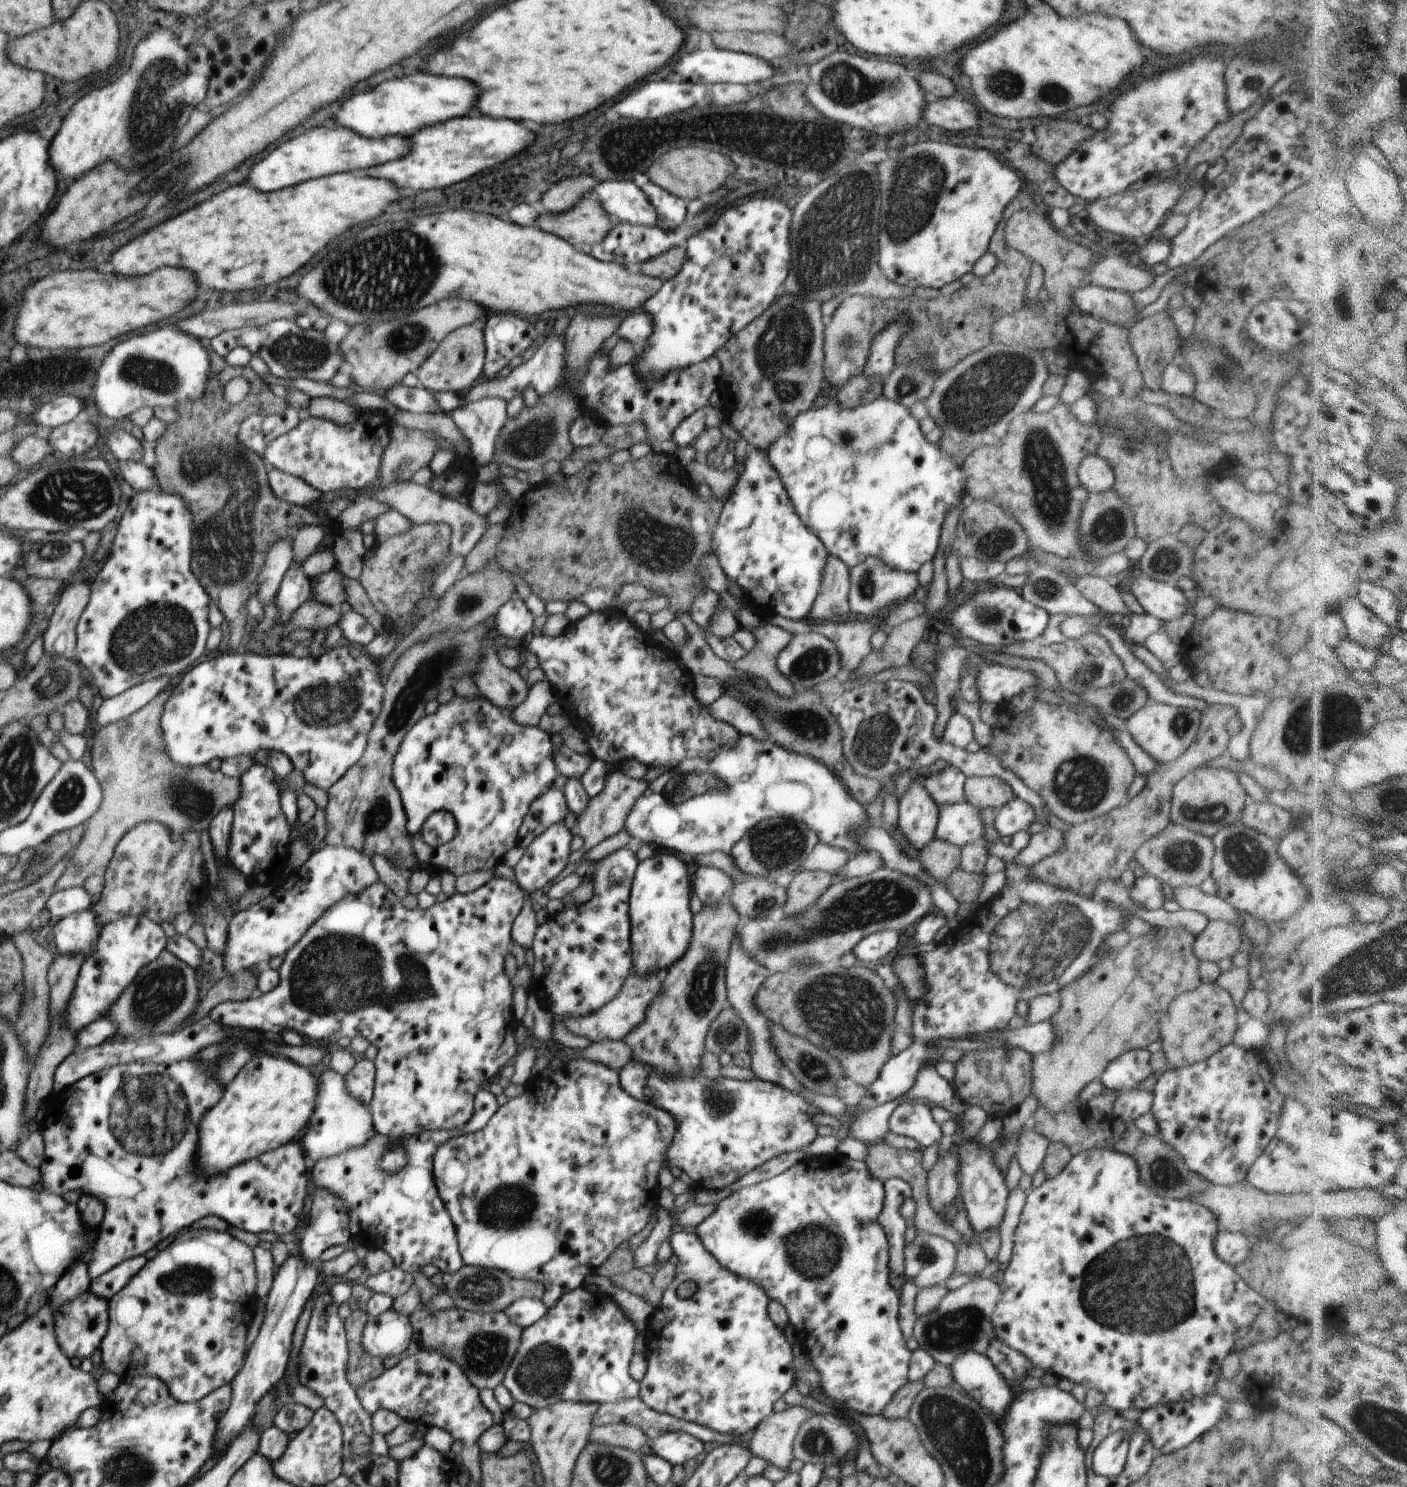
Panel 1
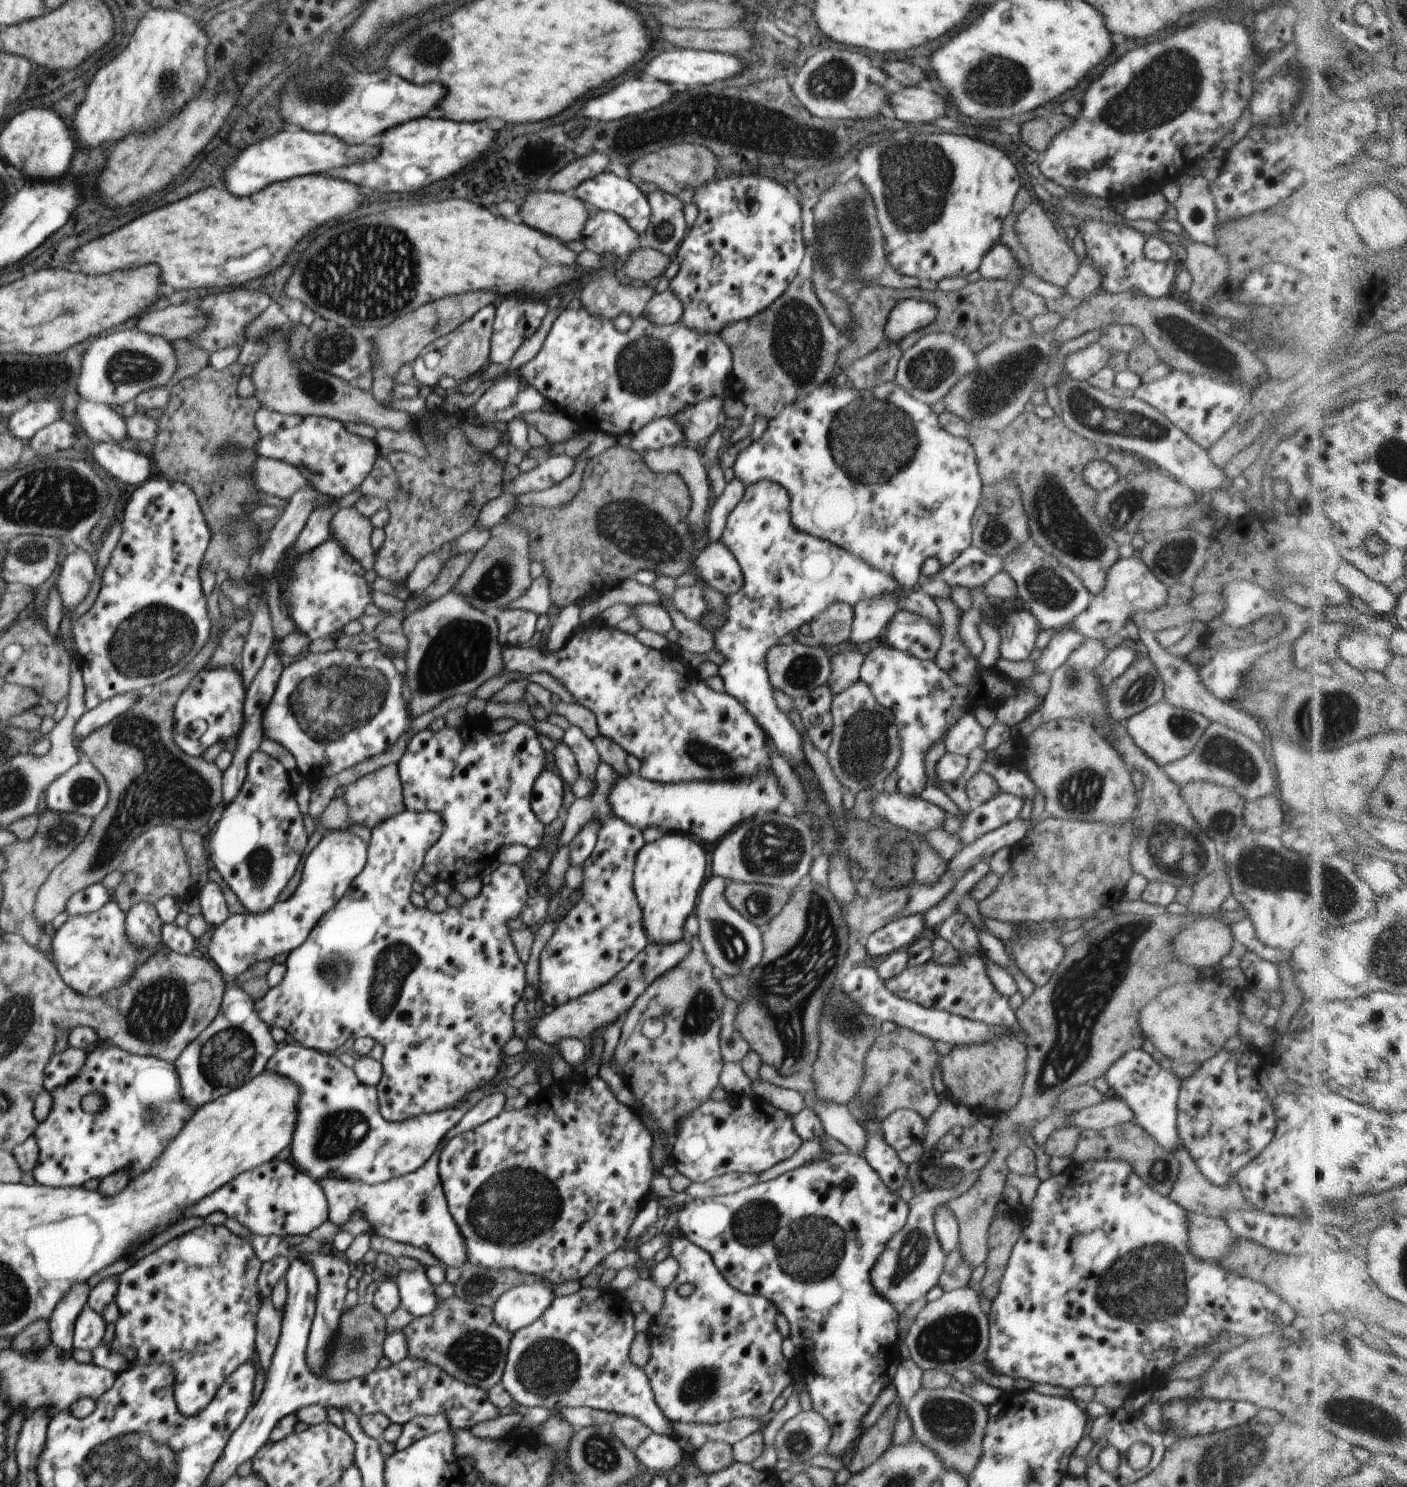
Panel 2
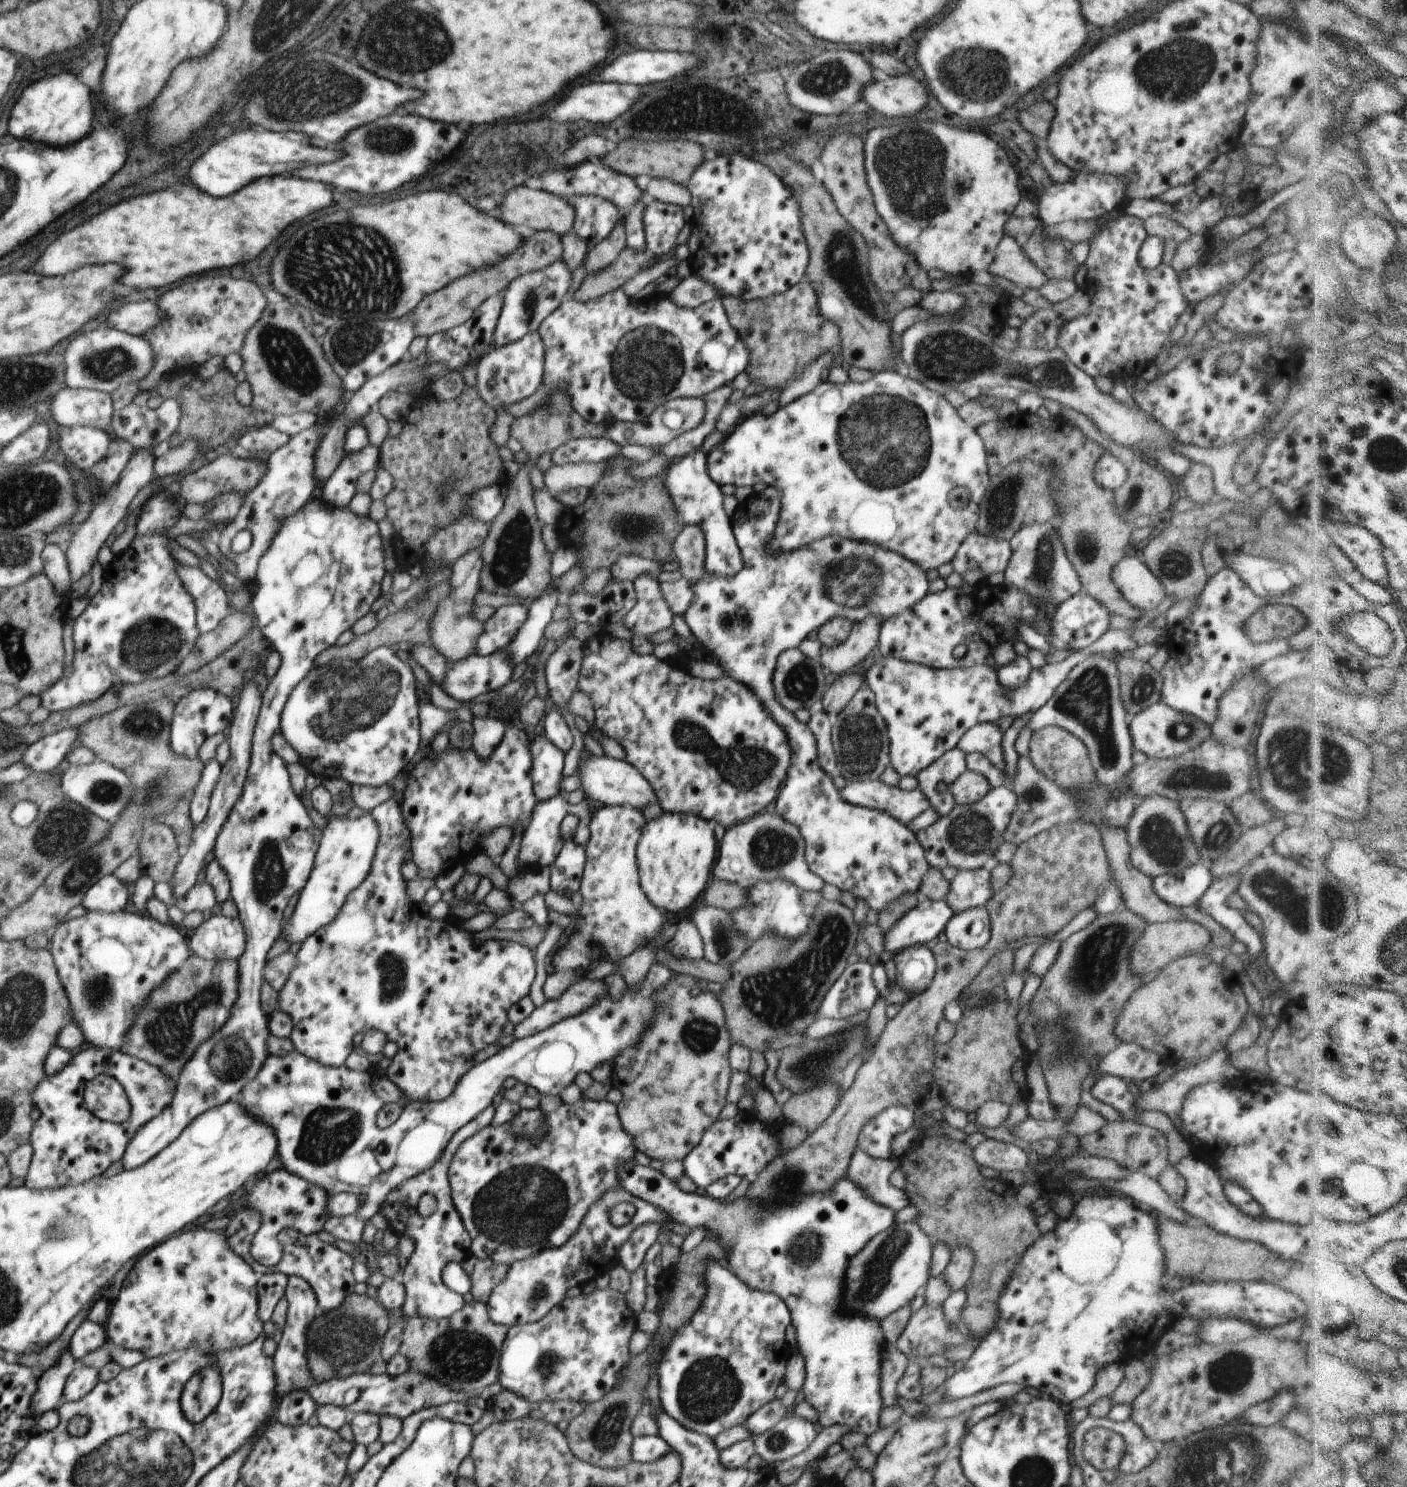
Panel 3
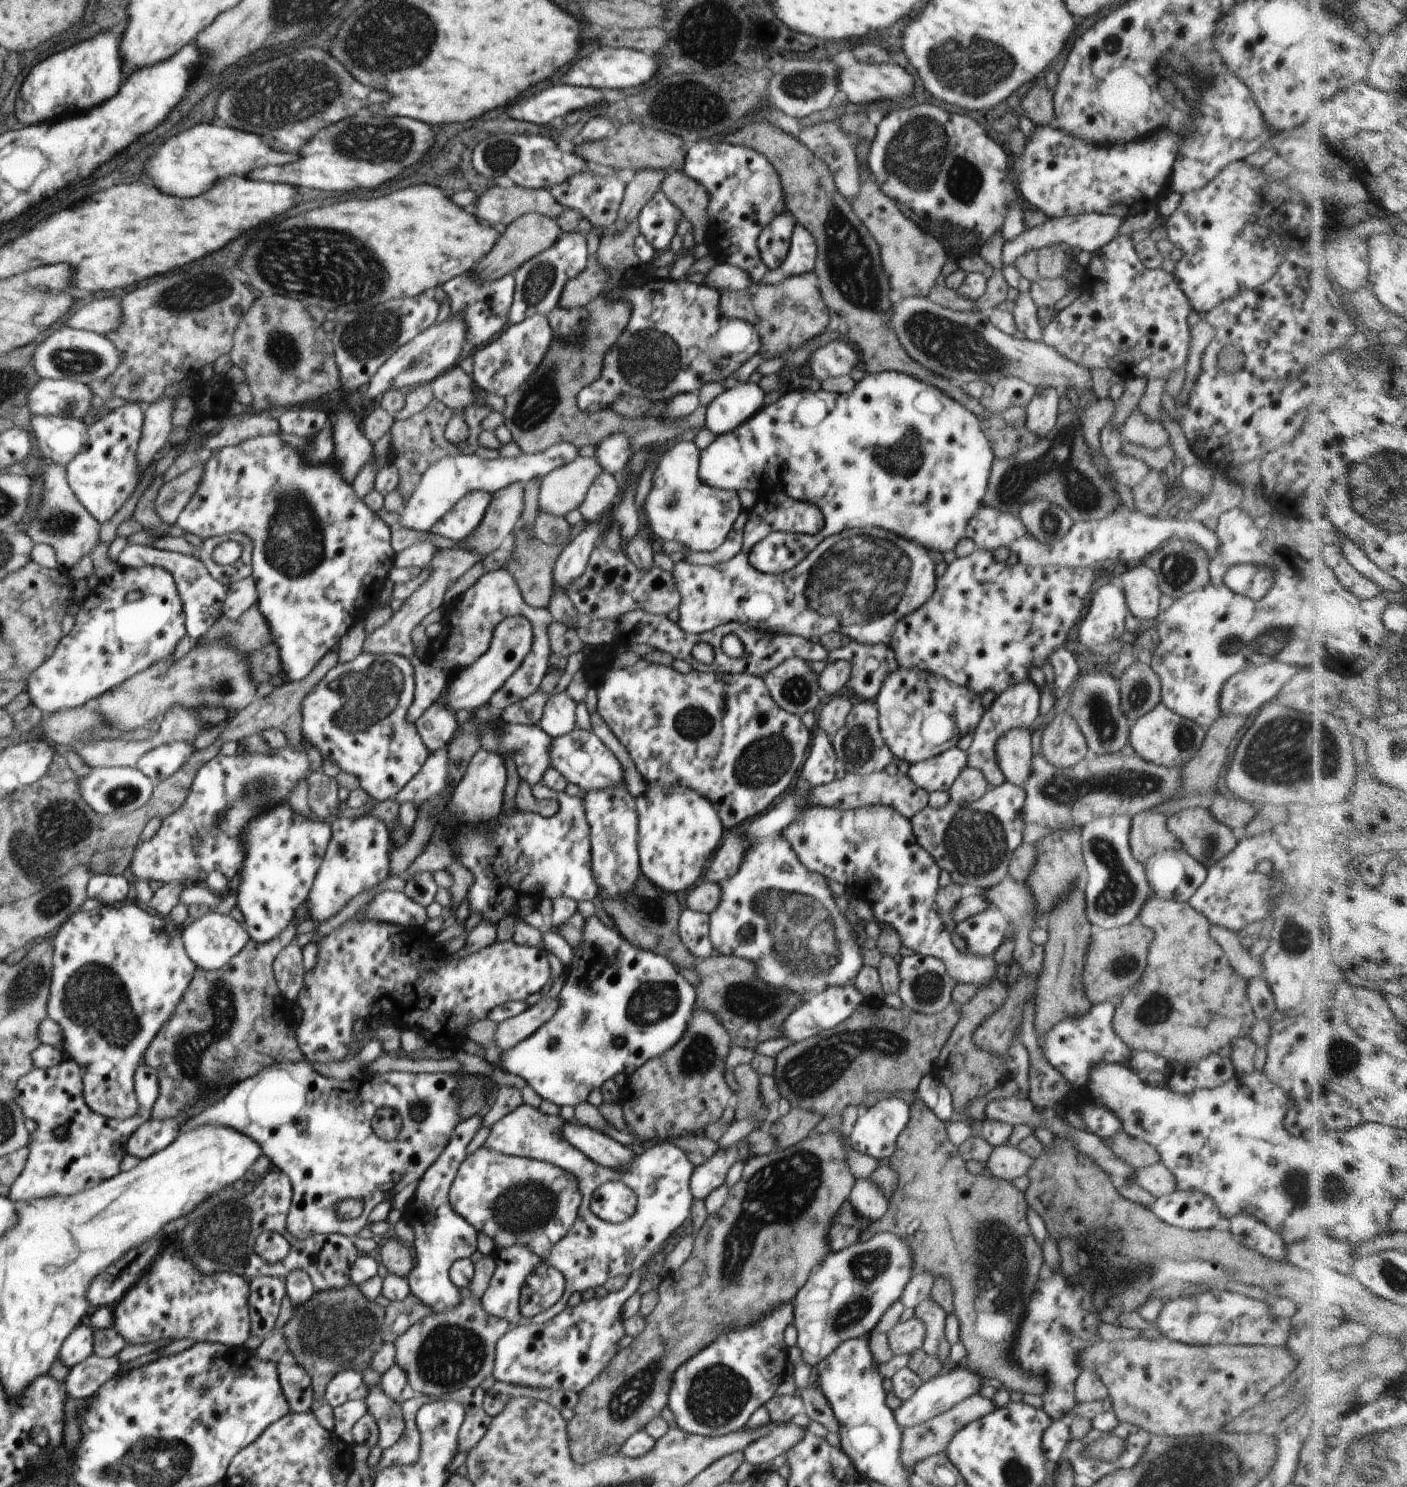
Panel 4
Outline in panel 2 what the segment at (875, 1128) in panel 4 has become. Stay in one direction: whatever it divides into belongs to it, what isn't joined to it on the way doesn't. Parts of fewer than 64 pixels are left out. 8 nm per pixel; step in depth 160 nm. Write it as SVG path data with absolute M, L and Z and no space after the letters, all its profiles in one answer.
M898 1109L891 1112L884 1120L881 1135L896 1152L912 1146L914 1142L923 1143L926 1136L923 1116L910 1109Z

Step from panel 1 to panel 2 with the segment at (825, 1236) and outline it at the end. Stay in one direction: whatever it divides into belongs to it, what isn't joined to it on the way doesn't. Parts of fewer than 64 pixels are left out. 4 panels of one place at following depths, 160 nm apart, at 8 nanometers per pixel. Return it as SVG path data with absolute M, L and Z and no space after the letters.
M831 1153L829 1157L822 1157L822 1160L814 1160L806 1163L802 1167L787 1171L777 1178L766 1182L754 1183L748 1188L742 1189L731 1195L722 1195L719 1197L710 1197L706 1199L689 1198L689 1204L682 1207L673 1205L672 1199L668 1204L668 1215L675 1208L680 1208L677 1223L677 1234L688 1237L696 1246L703 1248L714 1261L720 1274L736 1290L749 1295L760 1295L773 1302L780 1313L786 1316L789 1326L789 1338L794 1343L794 1356L792 1358L792 1367L798 1370L798 1374L804 1378L810 1393L813 1410L819 1412L830 1423L832 1429L831 1443L824 1450L824 1454L836 1456L842 1460L845 1452L857 1439L860 1440L862 1430L862 1418L868 1414L868 1410L874 1406L878 1396L882 1391L893 1383L895 1372L902 1361L898 1355L898 1346L900 1343L898 1337L898 1313L899 1310L878 1290L875 1289L871 1281L871 1271L881 1254L885 1250L887 1242L906 1224L909 1208L902 1199L888 1190L888 1187L880 1180L878 1173L868 1164L863 1155L848 1153Z

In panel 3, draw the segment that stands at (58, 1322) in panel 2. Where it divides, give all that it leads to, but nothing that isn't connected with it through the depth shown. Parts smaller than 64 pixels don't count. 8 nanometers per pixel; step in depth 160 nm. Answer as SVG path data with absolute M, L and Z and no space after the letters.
M68 1348L60 1354L53 1367L42 1372L36 1392L31 1396L29 1406L33 1409L36 1422L48 1410L56 1410L64 1398L63 1390L70 1374L74 1372L77 1360Z

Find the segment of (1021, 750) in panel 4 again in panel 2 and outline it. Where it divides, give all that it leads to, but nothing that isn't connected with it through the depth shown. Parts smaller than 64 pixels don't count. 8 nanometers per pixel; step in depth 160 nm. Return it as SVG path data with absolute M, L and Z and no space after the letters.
M964 713L948 730L946 746L948 753L970 754L974 748L984 744L986 730L972 713Z

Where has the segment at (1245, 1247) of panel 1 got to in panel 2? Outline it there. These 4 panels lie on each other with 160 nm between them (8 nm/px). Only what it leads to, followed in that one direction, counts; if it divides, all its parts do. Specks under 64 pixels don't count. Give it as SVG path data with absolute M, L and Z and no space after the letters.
M1188 1213L1188 1222L1188 1244L1197 1260L1218 1261L1238 1241L1224 1219Z

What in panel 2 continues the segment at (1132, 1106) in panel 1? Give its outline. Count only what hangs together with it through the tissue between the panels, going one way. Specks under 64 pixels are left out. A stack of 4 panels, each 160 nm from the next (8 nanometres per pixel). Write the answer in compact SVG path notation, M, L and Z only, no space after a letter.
M1114 1095L1100 1104L1080 1109L1069 1125L1076 1125L1084 1130L1102 1130L1133 1122L1134 1116L1131 1106L1124 1099Z

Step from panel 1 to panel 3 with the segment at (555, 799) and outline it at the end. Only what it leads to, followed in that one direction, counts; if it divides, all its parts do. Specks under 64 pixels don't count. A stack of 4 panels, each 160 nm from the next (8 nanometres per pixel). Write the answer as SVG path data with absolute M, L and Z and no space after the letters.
M540 729L531 732L530 742L533 791L537 802L541 803L560 794L559 784L566 753L546 739Z

